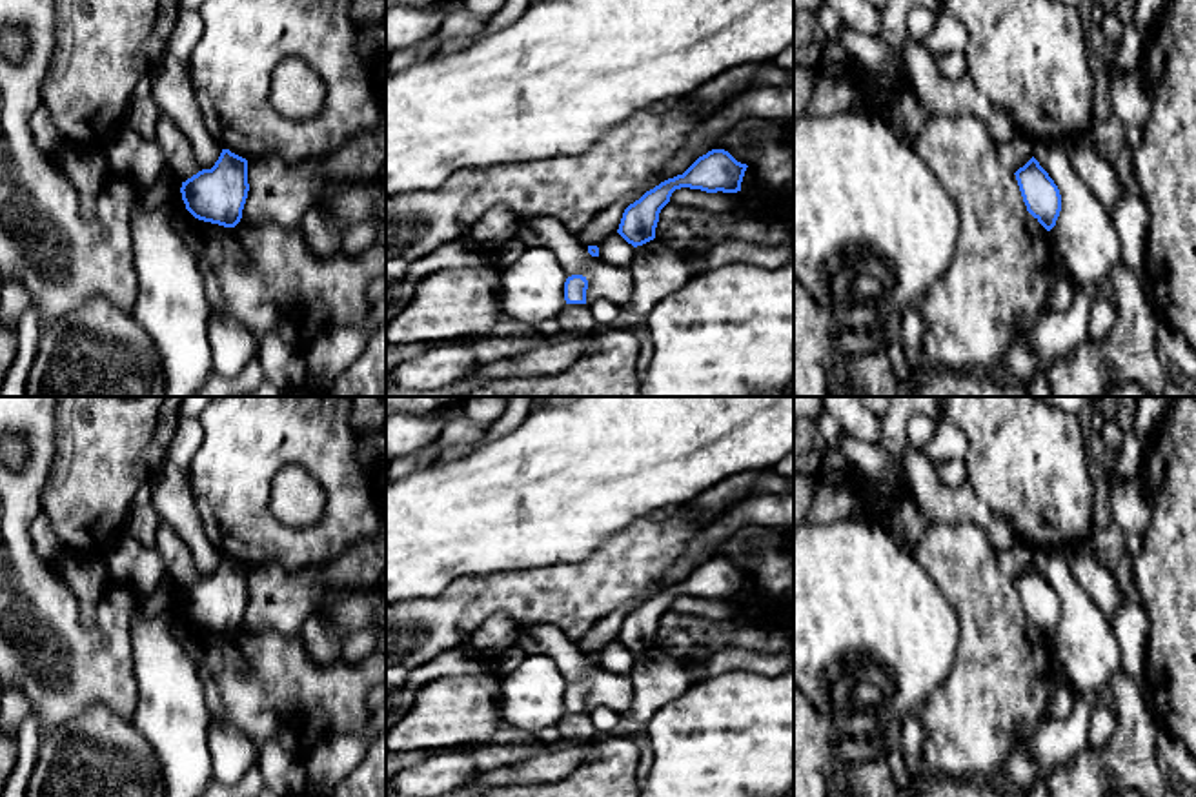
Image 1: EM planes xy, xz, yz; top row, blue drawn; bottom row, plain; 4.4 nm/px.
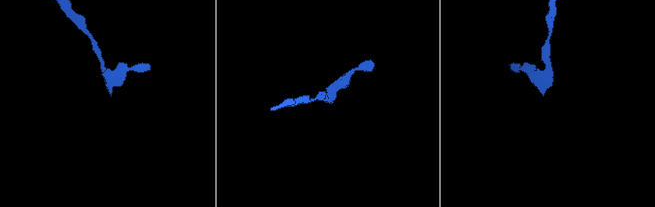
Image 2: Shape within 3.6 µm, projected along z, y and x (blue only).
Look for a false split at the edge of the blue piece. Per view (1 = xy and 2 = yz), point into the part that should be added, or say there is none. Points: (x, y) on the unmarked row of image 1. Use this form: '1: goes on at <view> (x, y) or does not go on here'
1: does not go on here
2: does not go on here

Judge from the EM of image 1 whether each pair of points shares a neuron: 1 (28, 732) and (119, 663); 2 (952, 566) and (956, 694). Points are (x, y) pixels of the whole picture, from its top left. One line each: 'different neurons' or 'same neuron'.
1: different neurons
2: same neuron

